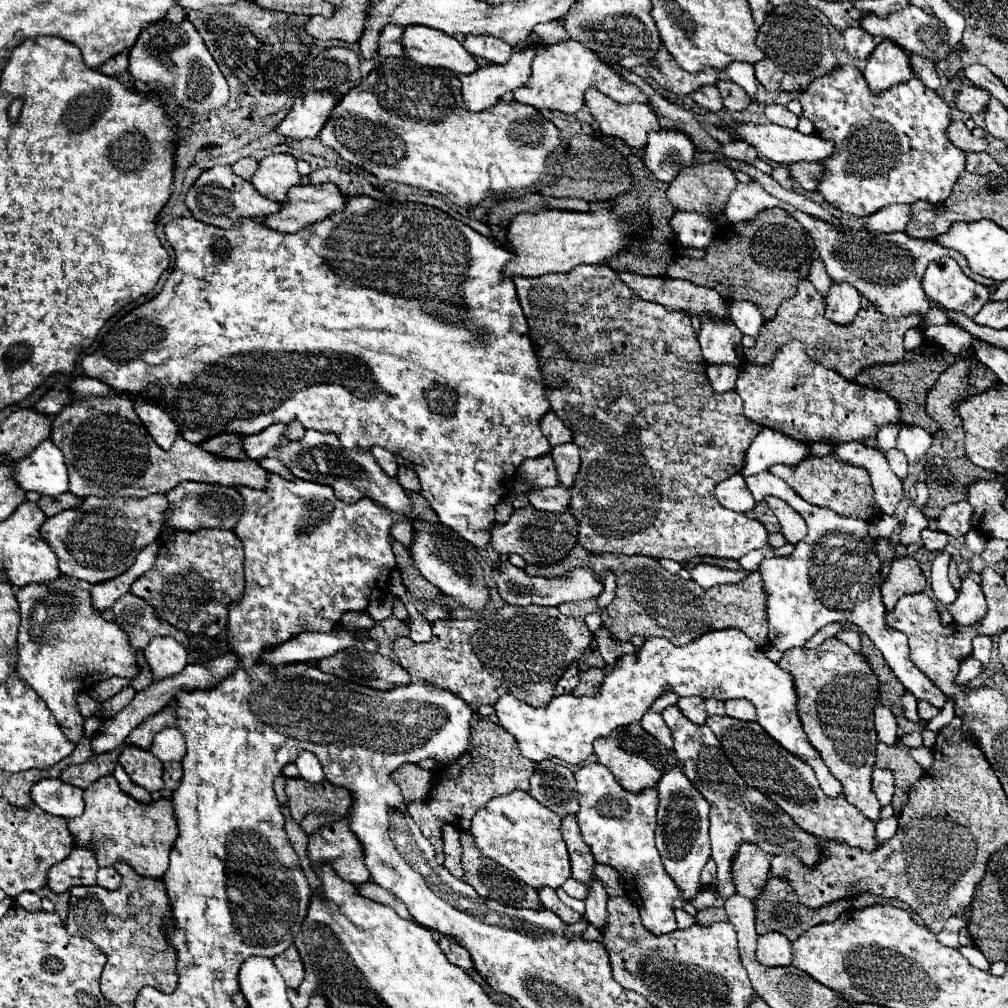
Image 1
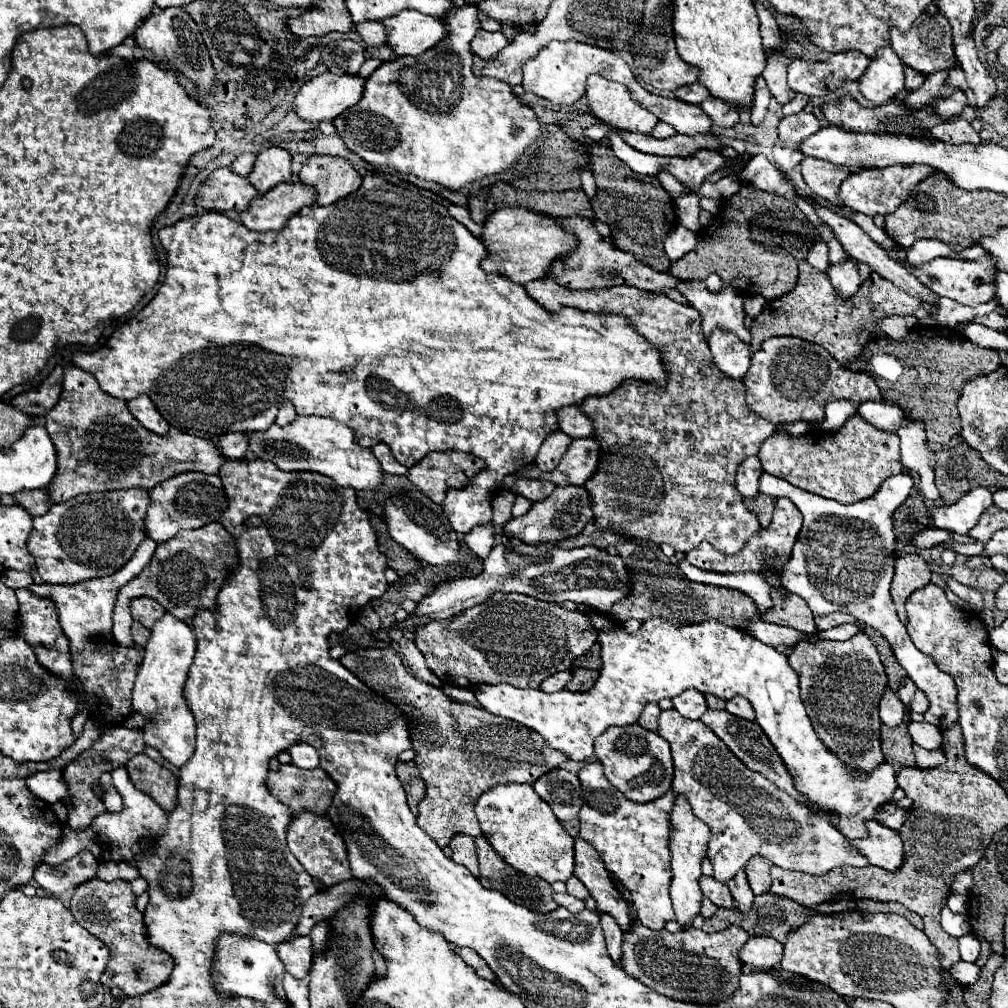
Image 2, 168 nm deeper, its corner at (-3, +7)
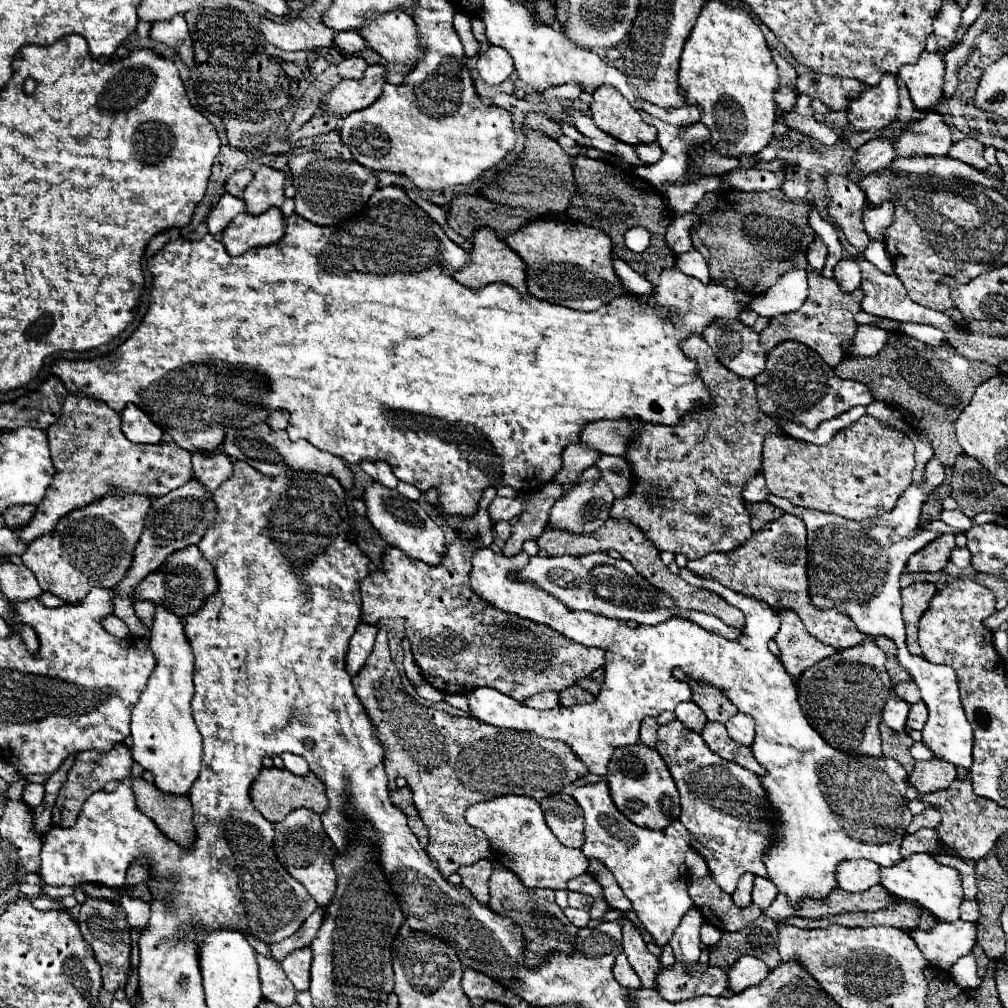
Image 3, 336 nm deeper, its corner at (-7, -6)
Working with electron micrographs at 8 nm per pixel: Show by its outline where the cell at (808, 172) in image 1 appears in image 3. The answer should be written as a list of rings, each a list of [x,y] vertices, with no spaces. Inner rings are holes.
[[[829,174],[825,180],[829,216],[843,230],[847,240],[863,254],[869,246],[869,236],[865,234],[861,222],[861,212],[867,204],[865,192],[853,180],[849,180],[849,176]]]

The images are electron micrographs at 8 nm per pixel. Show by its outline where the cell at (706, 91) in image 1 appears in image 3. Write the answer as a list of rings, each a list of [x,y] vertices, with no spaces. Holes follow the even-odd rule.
[[[639,100],[639,106],[641,110],[649,112],[651,116],[663,120],[663,122],[669,122],[673,126],[685,126],[685,124],[693,124],[699,120],[699,108],[697,106],[681,106],[681,108],[659,108],[659,106],[653,106],[649,102],[643,102]]]

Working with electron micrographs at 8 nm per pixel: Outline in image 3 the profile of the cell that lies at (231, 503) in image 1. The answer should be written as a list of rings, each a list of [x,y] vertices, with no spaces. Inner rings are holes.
[[[191,480],[175,490],[171,490],[169,494],[161,496],[161,498],[155,498],[153,500],[153,506],[145,518],[145,530],[139,538],[139,544],[135,548],[135,554],[133,554],[133,564],[131,564],[131,570],[125,574],[125,578],[117,584],[117,588],[113,588],[115,592],[121,592],[121,598],[113,600],[115,604],[115,616],[119,616],[121,620],[127,622],[129,630],[133,636],[137,638],[145,638],[149,640],[149,628],[145,628],[139,618],[135,618],[135,612],[131,608],[131,600],[129,596],[133,594],[133,588],[153,570],[157,570],[165,558],[181,548],[187,548],[191,544],[199,544],[199,540],[203,538],[203,534],[207,532],[209,526],[215,524],[215,516],[217,516],[217,506],[215,502],[211,500],[211,494],[201,486],[201,482],[197,480]]]

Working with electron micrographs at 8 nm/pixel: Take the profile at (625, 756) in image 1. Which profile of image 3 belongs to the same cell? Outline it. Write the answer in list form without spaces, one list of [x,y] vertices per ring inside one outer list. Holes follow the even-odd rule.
[[[641,742],[617,748],[609,760],[607,782],[615,806],[637,826],[659,830],[679,818],[679,792],[671,772],[655,748]]]

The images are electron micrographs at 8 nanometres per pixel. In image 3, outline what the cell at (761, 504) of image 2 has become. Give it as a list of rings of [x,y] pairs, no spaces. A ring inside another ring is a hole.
[[[757,502],[757,504],[747,504],[745,506],[749,516],[751,516],[751,528],[753,532],[759,532],[765,524],[777,520],[779,516],[783,516],[783,510],[781,508],[775,508],[773,504],[769,502]]]

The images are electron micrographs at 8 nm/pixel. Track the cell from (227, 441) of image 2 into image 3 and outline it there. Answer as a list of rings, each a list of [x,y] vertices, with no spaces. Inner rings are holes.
[[[223,450],[213,456],[195,452],[193,470],[195,470],[195,478],[207,488],[207,492],[215,492],[227,478],[233,476],[231,458],[227,454],[223,454]]]

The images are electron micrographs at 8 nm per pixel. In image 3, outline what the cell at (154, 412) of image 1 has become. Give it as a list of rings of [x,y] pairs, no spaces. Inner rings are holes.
[[[129,404],[121,412],[123,418],[123,432],[131,442],[141,442],[141,444],[159,444],[163,438],[163,432],[159,426],[151,422],[151,418],[139,410],[137,406]]]

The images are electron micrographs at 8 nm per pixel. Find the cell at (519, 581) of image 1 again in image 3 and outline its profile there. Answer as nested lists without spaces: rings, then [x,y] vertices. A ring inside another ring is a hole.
[[[593,552],[585,556],[559,556],[559,558],[531,556],[527,566],[521,568],[521,578],[525,578],[525,582],[537,582],[541,590],[553,594],[553,598],[561,600],[565,606],[569,606],[569,610],[591,612],[591,614],[607,616],[613,620],[625,620],[625,622],[635,620],[639,624],[659,624],[679,614],[687,620],[693,620],[701,628],[729,640],[737,640],[743,634],[739,628],[725,626],[715,616],[695,612],[695,610],[677,610],[673,606],[673,600],[667,598],[661,590],[649,586],[649,582],[627,560],[623,558],[615,560],[605,552]]]

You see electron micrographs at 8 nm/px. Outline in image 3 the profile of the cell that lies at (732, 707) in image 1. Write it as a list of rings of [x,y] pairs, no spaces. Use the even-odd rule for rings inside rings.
[[[735,714],[733,718],[729,718],[727,722],[725,722],[725,726],[727,726],[727,732],[729,732],[729,736],[735,740],[735,742],[739,742],[739,744],[745,744],[745,746],[751,746],[751,742],[753,742],[753,738],[755,738],[755,722],[753,722],[753,718],[749,716],[749,714]]]

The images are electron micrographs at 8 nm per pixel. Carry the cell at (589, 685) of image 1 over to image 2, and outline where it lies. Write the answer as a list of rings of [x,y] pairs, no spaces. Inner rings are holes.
[[[573,667],[571,669],[573,677],[571,681],[567,683],[567,689],[569,691],[589,691],[591,685],[597,681],[599,673],[593,671],[593,669],[579,669],[579,667]]]

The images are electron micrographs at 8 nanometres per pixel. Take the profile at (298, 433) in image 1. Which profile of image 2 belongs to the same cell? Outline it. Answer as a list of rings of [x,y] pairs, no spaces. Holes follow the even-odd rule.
[[[283,401],[283,405],[279,407],[279,413],[277,413],[275,423],[277,423],[277,425],[281,425],[281,427],[285,427],[285,425],[289,425],[295,417],[297,417],[297,413],[295,413],[293,405],[291,405],[289,401]]]

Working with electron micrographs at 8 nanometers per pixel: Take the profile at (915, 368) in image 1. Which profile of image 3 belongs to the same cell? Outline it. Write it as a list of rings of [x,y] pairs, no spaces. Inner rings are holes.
[[[887,344],[877,356],[841,360],[835,372],[839,378],[867,384],[875,400],[885,400],[889,406],[901,410],[901,416],[907,420],[907,424],[931,440],[935,458],[939,458],[943,466],[953,466],[955,458],[963,452],[955,436],[955,420],[971,402],[977,386],[997,376],[999,368],[993,368],[985,362],[967,360],[949,346],[915,348],[907,344]]]

